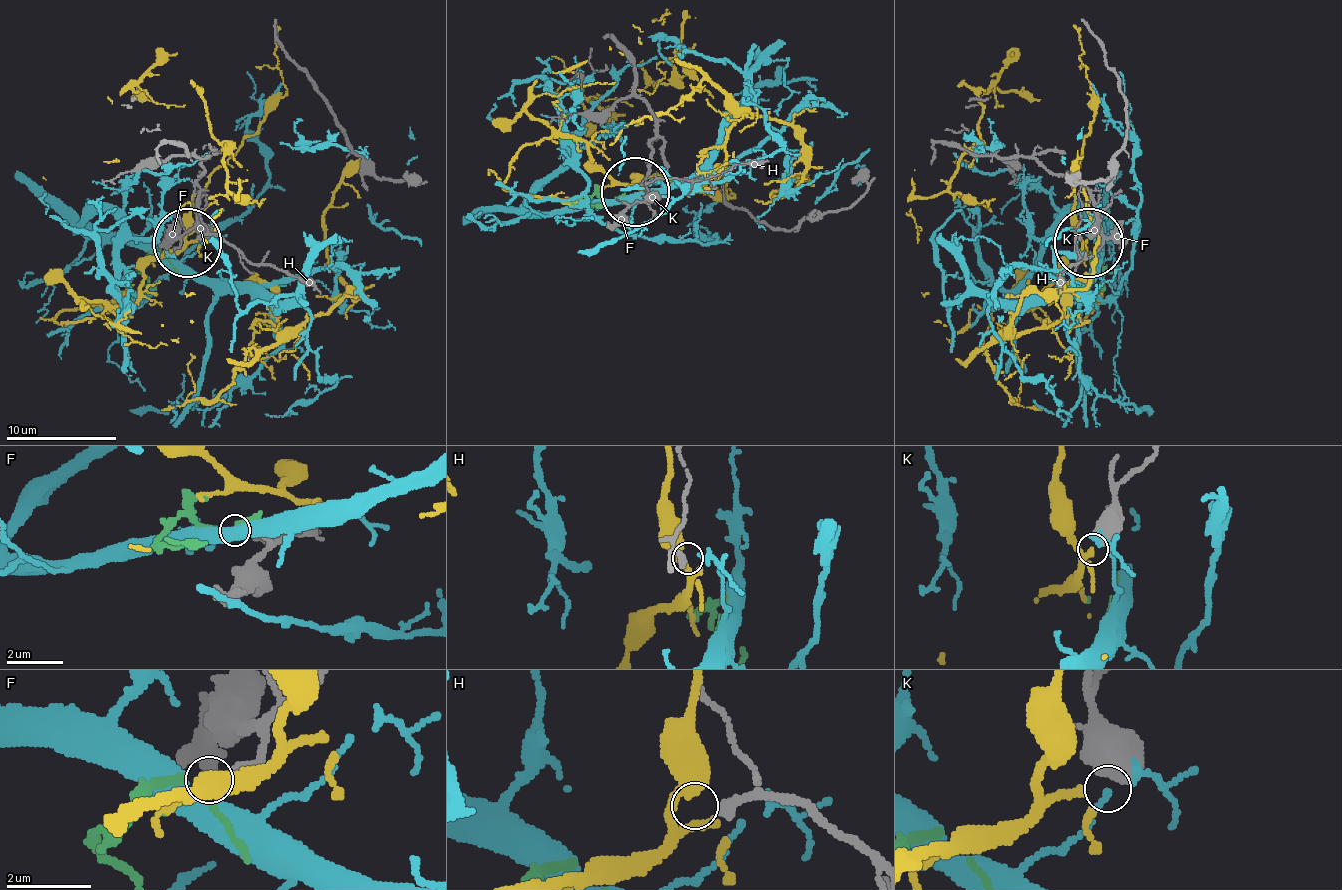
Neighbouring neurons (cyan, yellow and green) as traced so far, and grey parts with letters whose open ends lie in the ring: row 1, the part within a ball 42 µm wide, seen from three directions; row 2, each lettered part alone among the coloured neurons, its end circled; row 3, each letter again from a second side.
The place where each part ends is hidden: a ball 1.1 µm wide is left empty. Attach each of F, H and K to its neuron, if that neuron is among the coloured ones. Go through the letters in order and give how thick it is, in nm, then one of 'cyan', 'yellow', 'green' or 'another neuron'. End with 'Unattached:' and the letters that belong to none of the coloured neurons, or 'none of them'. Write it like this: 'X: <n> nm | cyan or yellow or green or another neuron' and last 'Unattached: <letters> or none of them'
F: 200 nm | green
H: 220 nm | another neuron
K: 700 nm | yellow
Unattached: H

